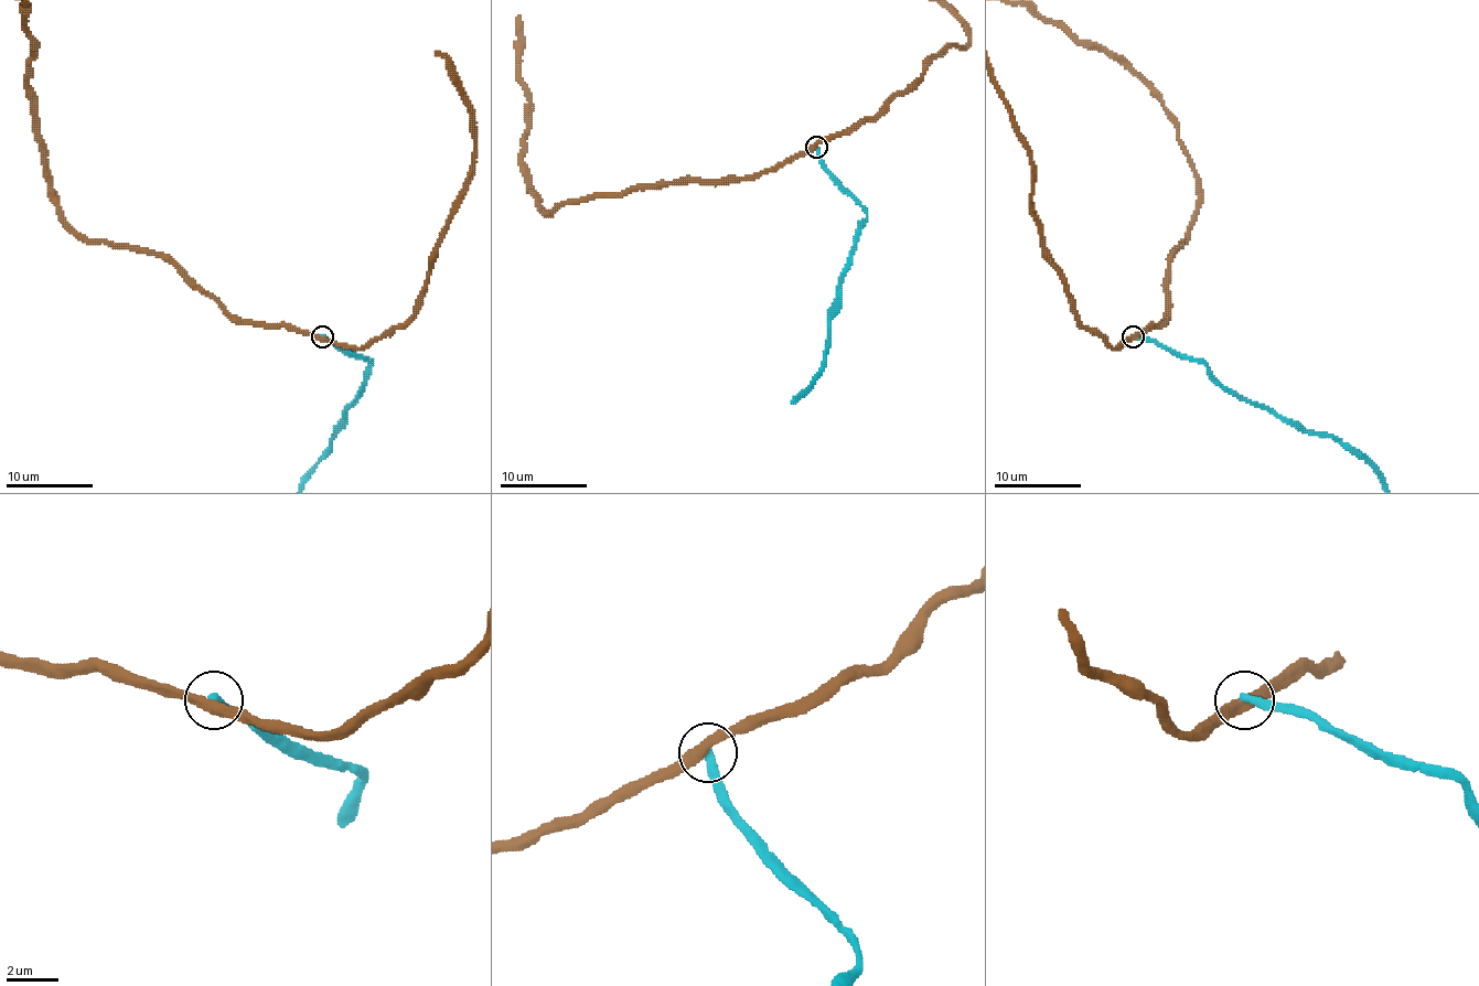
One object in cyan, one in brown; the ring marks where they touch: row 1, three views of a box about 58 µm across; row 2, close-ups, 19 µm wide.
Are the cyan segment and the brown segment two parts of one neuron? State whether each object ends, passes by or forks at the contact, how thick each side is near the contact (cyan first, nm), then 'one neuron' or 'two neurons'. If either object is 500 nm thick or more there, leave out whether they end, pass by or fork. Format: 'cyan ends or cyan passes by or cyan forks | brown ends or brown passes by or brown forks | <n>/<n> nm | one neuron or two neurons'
cyan ends | brown passes by | 360/440 nm | two neurons

